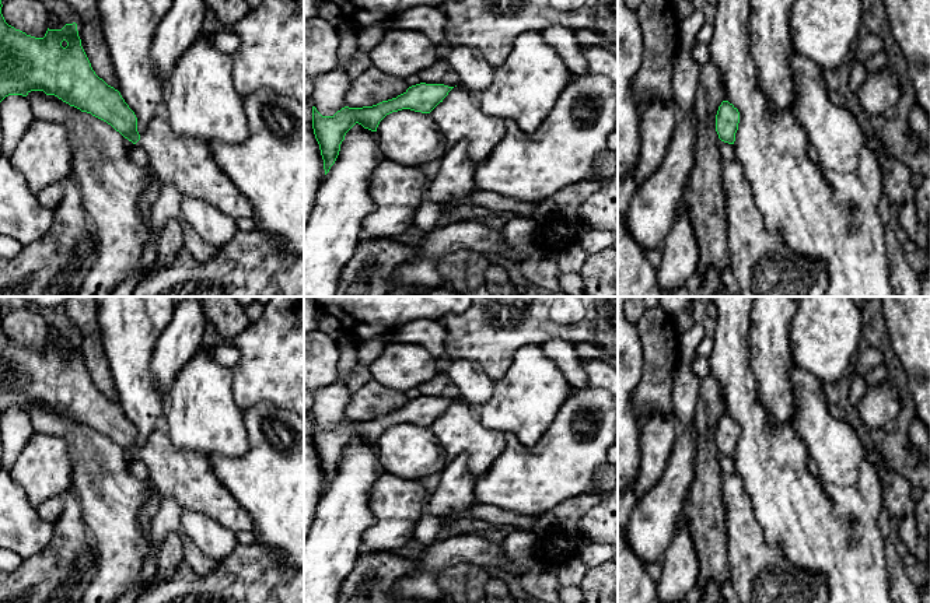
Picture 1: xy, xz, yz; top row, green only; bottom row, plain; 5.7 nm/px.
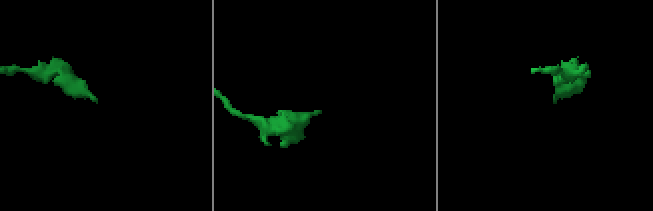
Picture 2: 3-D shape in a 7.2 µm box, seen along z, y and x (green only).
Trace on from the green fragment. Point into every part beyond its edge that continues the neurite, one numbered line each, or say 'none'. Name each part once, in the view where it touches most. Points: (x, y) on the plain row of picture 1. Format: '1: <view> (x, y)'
1: xy (185, 476)

